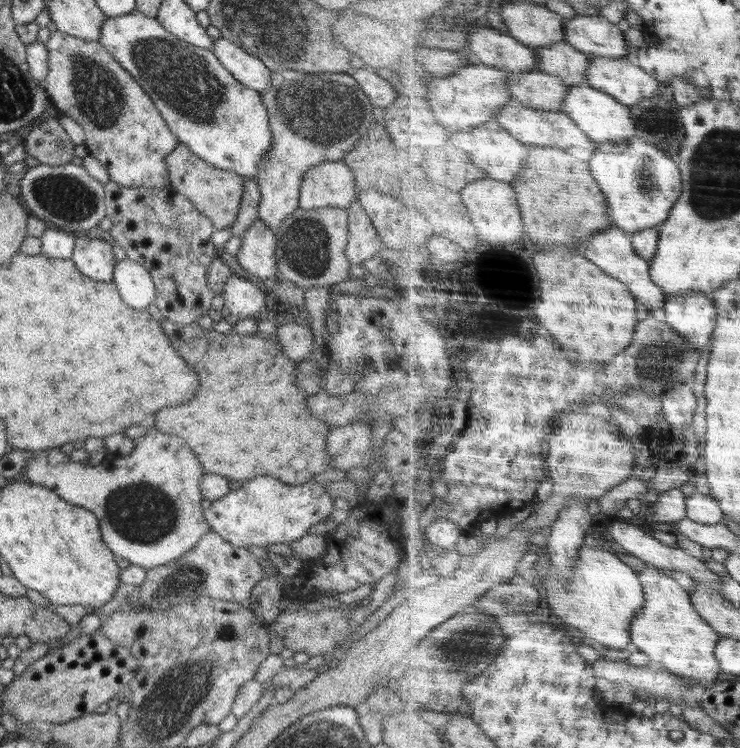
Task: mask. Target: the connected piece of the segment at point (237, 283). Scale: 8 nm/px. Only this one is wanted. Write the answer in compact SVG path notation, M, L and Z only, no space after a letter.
M233 274L226 280L221 294L224 307L230 311L232 319L253 319L267 307L265 294L254 283Z

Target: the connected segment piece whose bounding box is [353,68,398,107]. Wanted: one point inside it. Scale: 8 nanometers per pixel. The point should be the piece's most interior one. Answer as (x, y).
(380, 91)

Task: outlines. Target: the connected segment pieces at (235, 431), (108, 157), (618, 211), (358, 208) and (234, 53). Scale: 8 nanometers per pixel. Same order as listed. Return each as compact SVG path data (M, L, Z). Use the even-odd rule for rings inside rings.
M160 320L164 333L178 350L178 354L202 376L202 388L192 398L190 404L164 408L156 414L156 428L168 434L176 434L186 440L186 444L200 456L200 462L206 472L222 474L230 480L250 480L251 478L268 475L280 481L300 485L312 480L316 474L328 470L332 466L332 457L328 453L326 434L331 426L320 422L308 406L308 396L304 390L296 386L298 365L287 358L283 346L275 337L263 338L259 334L238 335L220 334L205 330L202 326L177 325L170 320ZM278 448L288 448L292 454L276 454Z
M62 31L50 33L48 42L48 73L43 86L56 110L76 120L85 130L84 144L88 154L97 158L110 175L110 181L125 187L166 188L170 185L166 156L178 146L176 135L168 128L153 100L139 82L120 66L99 42L76 38Z
M638 122L638 126L642 134L636 138L638 146L632 142L634 138L622 142L600 142L589 162L610 201L608 215L614 219L616 226L632 234L662 226L684 194L684 175L680 164L656 144L648 144L648 122Z
M358 200L353 201L346 211L348 211L346 257L350 264L362 266L364 261L378 254L384 246L376 227Z
M224 37L213 41L211 50L222 66L233 74L243 86L265 92L272 87L272 71L253 54L248 54L241 46L228 42Z

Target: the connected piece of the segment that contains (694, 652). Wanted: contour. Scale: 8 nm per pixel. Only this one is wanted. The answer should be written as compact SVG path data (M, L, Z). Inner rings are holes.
M648 565L639 575L646 589L648 602L636 620L632 622L632 645L651 658L652 663L662 666L677 675L693 679L707 689L718 683L722 674L722 663L716 648L724 636L700 614L694 606L691 594L684 590L674 578Z

